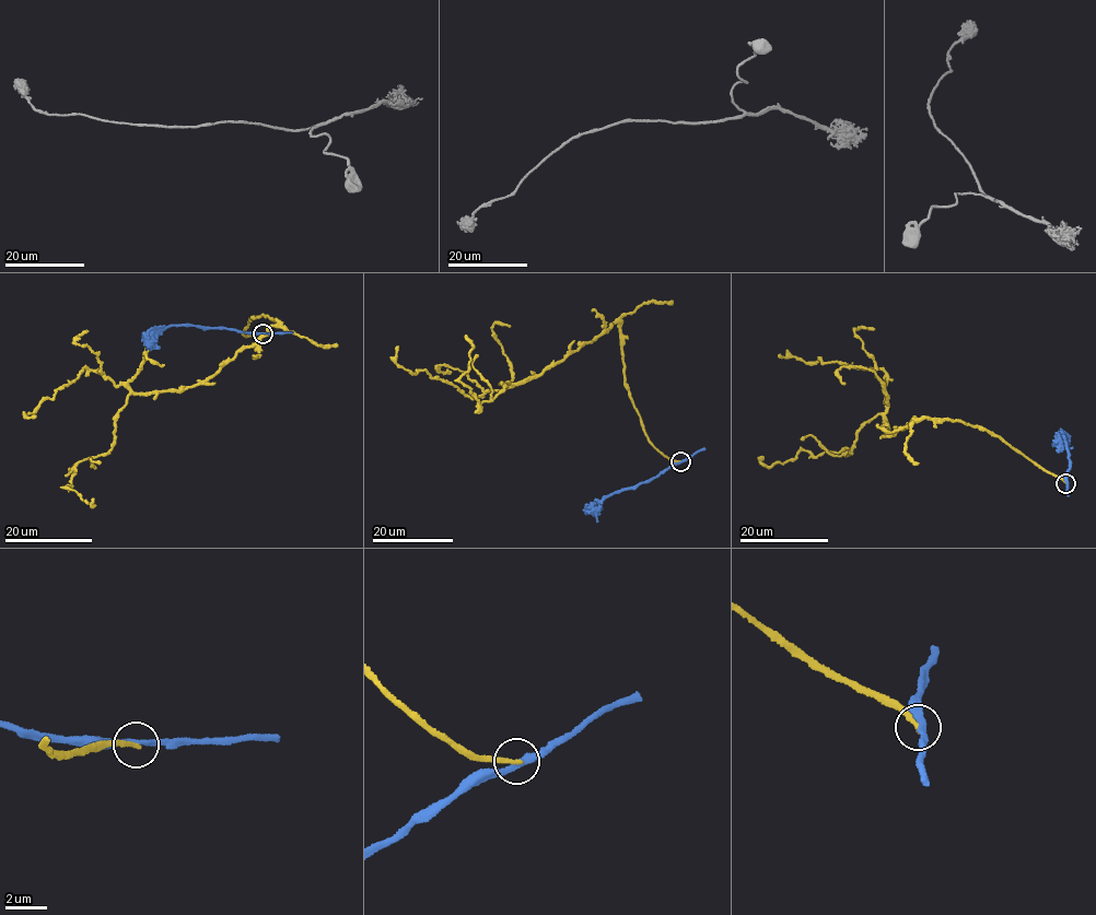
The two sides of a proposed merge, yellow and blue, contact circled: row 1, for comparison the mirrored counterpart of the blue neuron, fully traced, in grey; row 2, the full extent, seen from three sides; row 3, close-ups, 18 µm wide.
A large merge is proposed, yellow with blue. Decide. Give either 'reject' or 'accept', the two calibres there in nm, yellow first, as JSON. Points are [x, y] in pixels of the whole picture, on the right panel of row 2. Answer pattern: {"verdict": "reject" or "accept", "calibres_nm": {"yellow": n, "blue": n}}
{"verdict": "reject", "calibres_nm": {"yellow": 240, "blue": 280}}

